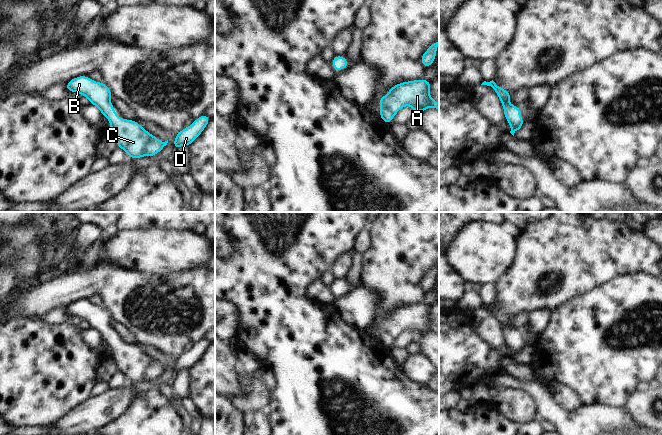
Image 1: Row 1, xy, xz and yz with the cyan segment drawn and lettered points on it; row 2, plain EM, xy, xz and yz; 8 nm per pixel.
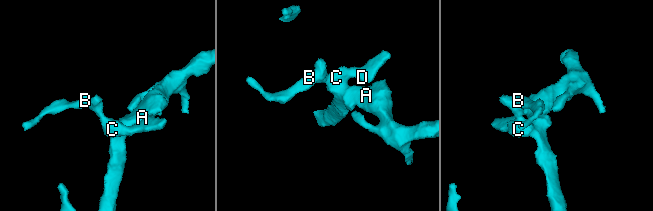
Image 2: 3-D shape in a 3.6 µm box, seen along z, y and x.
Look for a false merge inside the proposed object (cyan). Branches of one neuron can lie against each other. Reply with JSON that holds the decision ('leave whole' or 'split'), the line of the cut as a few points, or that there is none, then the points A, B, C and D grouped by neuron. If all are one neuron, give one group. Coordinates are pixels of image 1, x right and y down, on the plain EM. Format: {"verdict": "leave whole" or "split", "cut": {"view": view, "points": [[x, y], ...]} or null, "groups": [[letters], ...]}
{"verdict": "leave whole", "cut": null, "groups": [["A", "B", "C", "D"]]}

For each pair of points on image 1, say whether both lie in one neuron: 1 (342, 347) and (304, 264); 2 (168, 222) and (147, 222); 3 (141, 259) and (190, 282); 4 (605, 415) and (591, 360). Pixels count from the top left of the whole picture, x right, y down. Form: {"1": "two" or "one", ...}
{"1": "one", "2": "one", "3": "two", "4": "two"}

